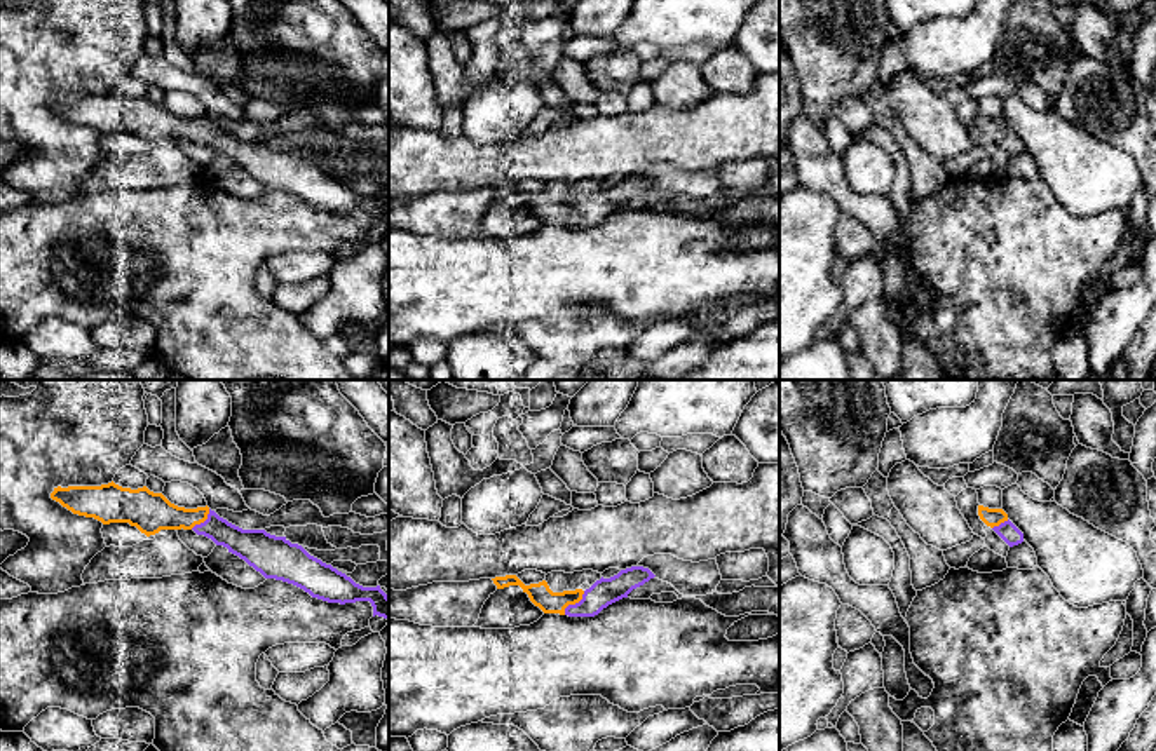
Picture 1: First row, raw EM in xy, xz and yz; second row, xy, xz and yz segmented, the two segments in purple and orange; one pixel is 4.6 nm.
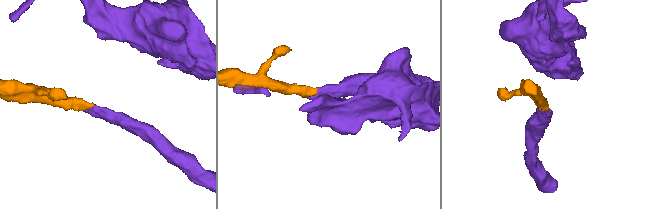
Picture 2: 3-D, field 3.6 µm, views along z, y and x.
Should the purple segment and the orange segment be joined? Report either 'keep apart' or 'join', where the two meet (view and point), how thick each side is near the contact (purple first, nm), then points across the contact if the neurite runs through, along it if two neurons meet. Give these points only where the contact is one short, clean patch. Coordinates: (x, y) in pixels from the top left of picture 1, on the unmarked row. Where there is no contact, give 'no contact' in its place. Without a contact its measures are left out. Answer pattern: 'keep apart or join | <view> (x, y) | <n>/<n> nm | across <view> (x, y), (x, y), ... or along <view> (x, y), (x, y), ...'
join | xz (576, 213) | 130/100 nm | across xz (605, 201), (588, 213), (576, 213), (551, 213), (541, 204)

